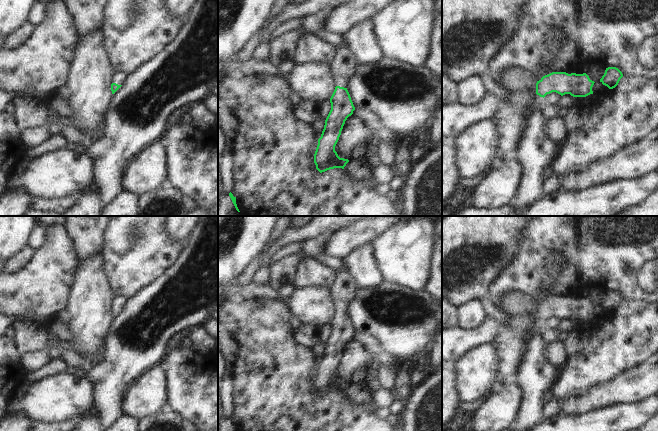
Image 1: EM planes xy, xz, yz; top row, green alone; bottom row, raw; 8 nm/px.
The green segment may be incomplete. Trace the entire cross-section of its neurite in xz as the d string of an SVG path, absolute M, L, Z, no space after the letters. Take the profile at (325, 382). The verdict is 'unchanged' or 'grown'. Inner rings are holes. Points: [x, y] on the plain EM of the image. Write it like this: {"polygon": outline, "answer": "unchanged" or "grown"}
{"polygon": "M343 264L339 269L329 290L336 311L330 322L331 334L314 378L314 387L320 397L334 392L344 393L349 386L348 383L340 382L335 375L345 345L355 334L347 310L359 288L346 265Z", "answer": "grown"}

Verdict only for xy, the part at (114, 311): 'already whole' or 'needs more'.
needs more

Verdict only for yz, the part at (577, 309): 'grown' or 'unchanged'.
grown

